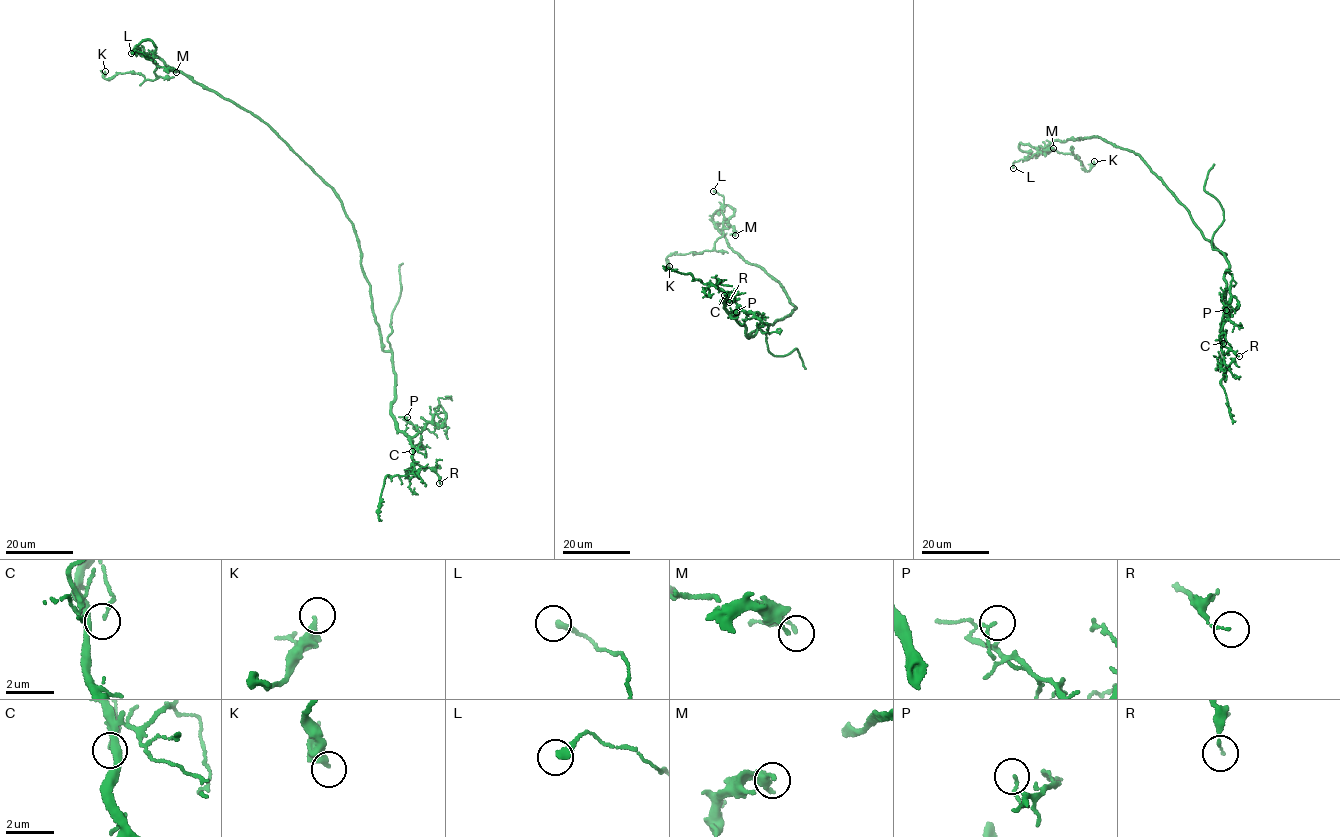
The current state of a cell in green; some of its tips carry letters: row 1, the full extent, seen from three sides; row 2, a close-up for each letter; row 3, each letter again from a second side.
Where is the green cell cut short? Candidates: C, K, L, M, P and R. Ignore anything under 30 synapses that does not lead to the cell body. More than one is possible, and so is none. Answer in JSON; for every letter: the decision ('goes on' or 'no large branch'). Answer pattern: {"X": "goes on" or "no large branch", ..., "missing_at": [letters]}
{"C": "no large branch", "K": "no large branch", "L": "no large branch", "M": "no large branch", "P": "no large branch", "R": "no large branch", "missing_at": []}

